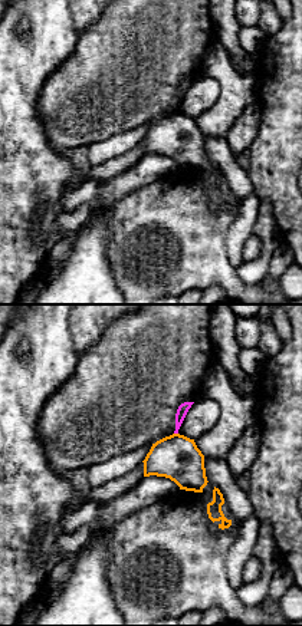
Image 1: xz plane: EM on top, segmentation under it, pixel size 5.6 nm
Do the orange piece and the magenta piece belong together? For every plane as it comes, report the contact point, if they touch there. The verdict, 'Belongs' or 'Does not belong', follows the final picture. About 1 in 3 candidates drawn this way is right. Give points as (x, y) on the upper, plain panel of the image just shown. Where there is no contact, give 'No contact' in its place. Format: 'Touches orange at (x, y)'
Touches orange at (176, 112)

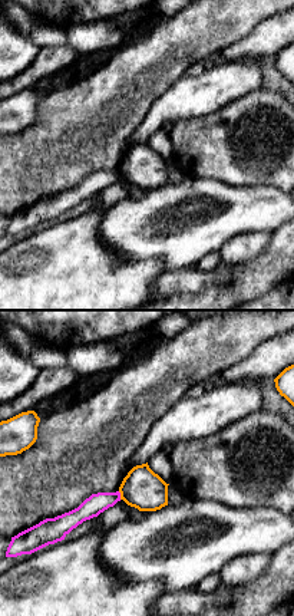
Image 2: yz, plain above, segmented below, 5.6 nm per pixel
Touches orange at (121, 174)

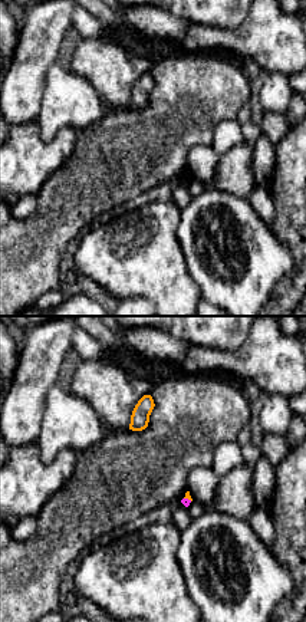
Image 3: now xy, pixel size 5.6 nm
Touches orange at (188, 177)

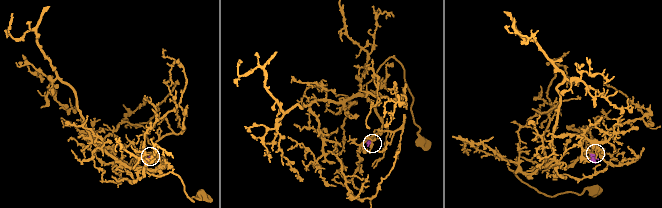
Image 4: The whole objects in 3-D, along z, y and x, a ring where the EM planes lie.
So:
Does not belong

